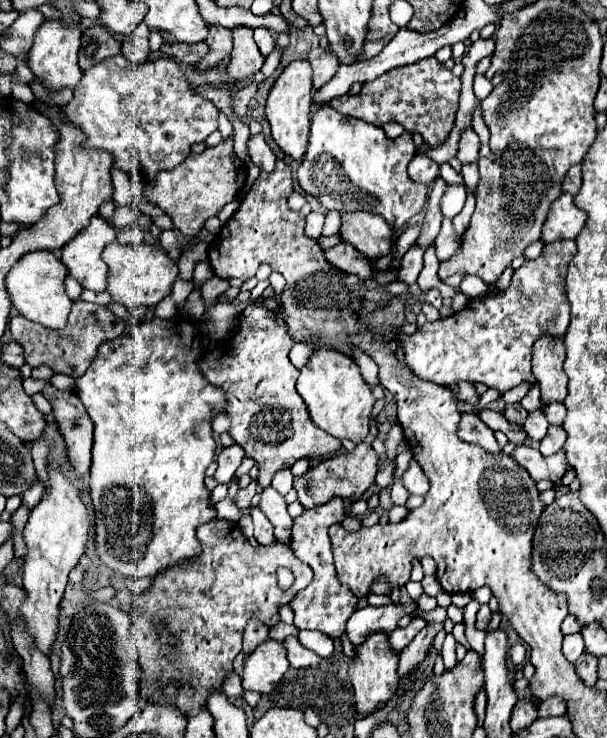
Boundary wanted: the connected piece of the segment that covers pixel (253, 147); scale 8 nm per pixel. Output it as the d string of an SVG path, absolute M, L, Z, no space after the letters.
M262 134L250 138L250 142L248 142L248 150L250 150L250 158L252 158L252 162L254 162L260 170L264 170L264 172L272 172L272 170L274 170L276 156L274 156L274 152L270 150L270 146L266 144L266 140L264 140Z

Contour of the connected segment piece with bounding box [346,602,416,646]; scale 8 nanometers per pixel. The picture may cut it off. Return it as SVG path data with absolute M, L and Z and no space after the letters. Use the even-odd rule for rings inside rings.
M416 602L410 604L388 604L388 606L366 606L356 610L346 626L346 636L354 646L360 646L370 634L390 634L404 614L410 614Z

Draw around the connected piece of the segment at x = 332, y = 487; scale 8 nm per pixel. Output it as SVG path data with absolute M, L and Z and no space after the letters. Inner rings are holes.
M379 399L375 402L371 417L370 417L370 431L367 437L360 444L356 444L354 452L348 454L340 454L334 458L326 458L322 462L318 462L316 466L308 468L302 476L294 478L294 490L298 492L298 502L304 508L314 508L318 504L328 502L334 496L340 498L348 498L348 500L358 500L374 482L374 476L378 472L378 454L372 450L372 442L378 435L378 428L376 427L376 417L384 407L384 399Z

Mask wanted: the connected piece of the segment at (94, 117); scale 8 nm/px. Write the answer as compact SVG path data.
M124 54L106 58L84 70L74 98L58 110L86 134L82 148L110 152L114 156L112 168L124 170L144 184L152 182L160 170L180 166L192 152L192 144L204 142L218 130L218 108L194 92L180 64L172 58L144 64L134 64Z

